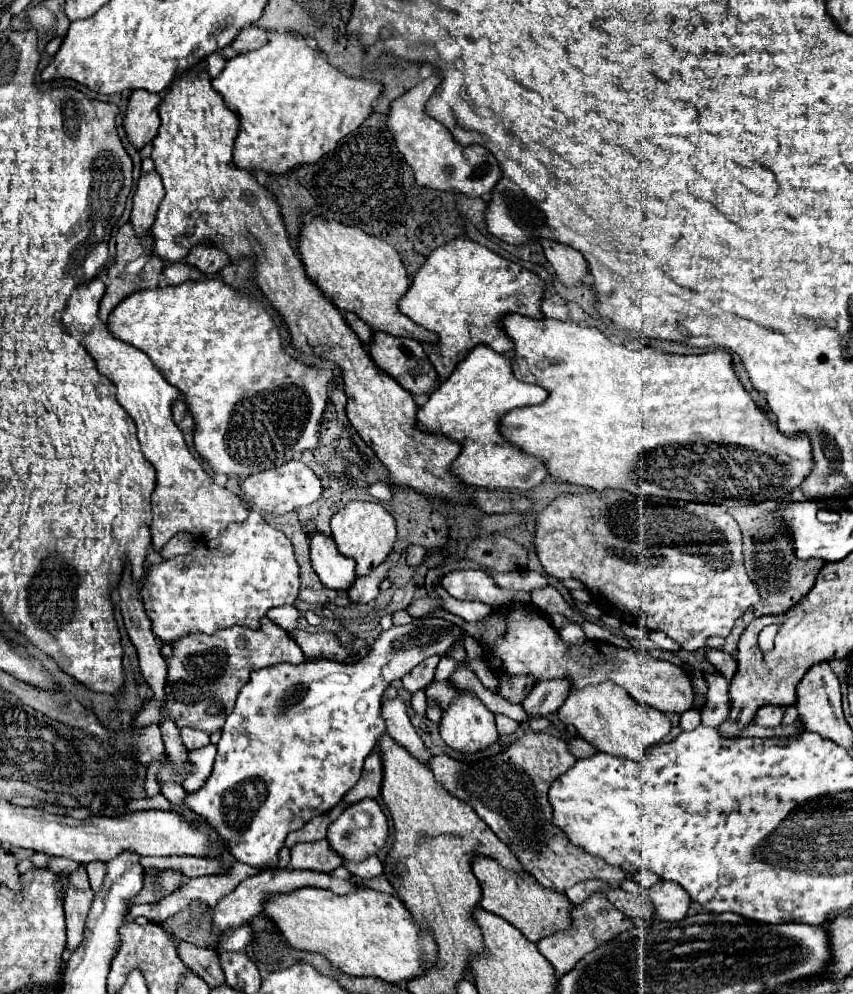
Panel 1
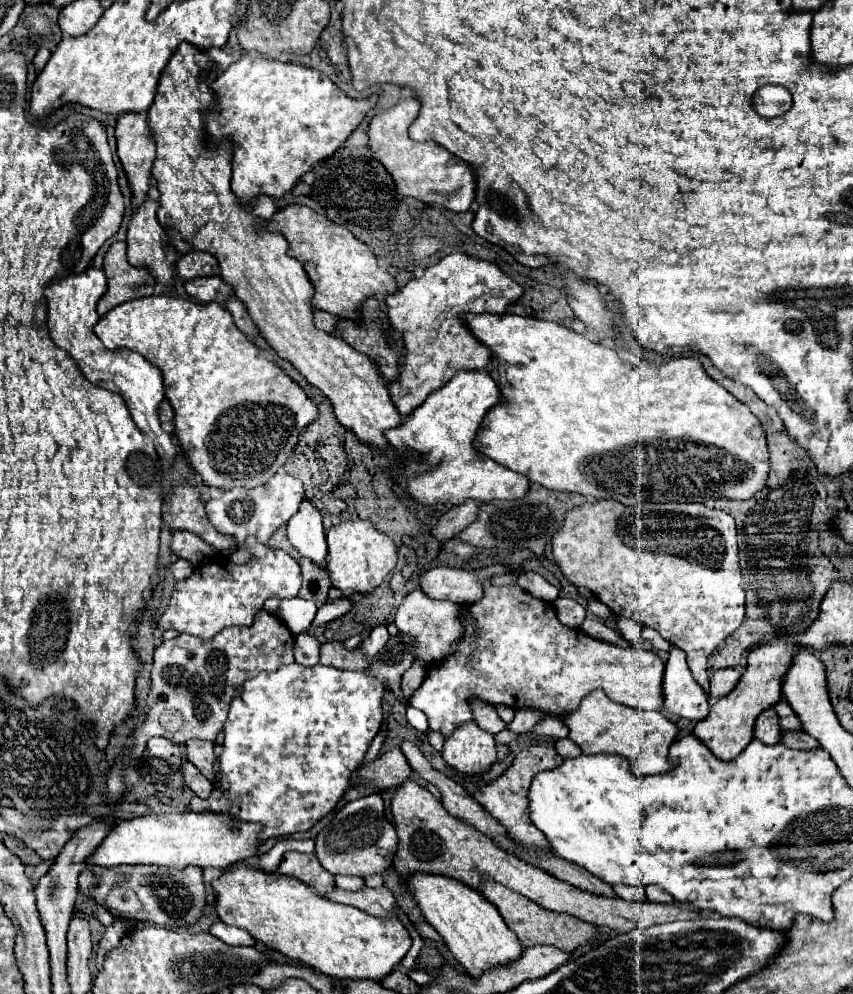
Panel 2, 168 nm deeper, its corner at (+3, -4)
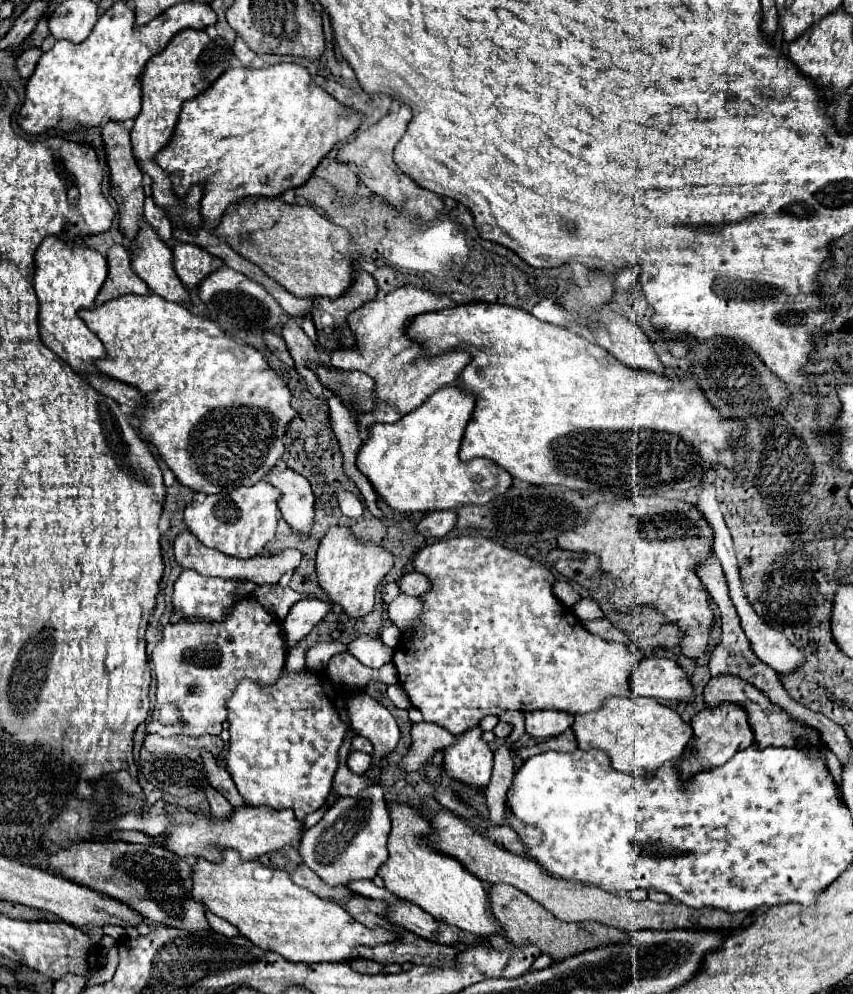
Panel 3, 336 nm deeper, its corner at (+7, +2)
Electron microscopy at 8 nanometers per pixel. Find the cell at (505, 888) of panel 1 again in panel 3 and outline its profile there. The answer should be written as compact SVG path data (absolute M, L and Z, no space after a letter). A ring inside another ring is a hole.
M496 883L490 889L490 905L494 917L502 923L504 935L514 945L526 945L528 941L538 945L542 953L550 955L554 961L562 961L566 957L572 957L576 953L582 953L584 949L594 949L596 945L608 945L612 941L624 941L624 937L630 937L626 931L620 931L616 927L606 927L594 921L584 923L566 923L556 919L552 913L548 913L540 903L536 903L532 897L522 893L520 889L508 885L508 883Z

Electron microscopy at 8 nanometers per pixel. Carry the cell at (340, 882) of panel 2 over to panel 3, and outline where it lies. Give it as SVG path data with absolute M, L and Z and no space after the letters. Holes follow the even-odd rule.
M356 879L356 881L350 881L348 883L348 889L358 893L358 895L364 895L368 899L398 899L396 895L392 895L388 889L380 889L376 887L370 879Z

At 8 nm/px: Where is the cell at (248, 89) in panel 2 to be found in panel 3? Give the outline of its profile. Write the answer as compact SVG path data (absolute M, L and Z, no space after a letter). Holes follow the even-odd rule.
M278 63L262 69L230 67L204 89L200 97L182 105L172 141L156 155L156 161L168 173L182 175L172 177L178 195L186 193L196 183L204 185L202 217L206 223L216 223L222 219L228 205L242 201L244 197L278 197L286 189L308 181L328 151L336 143L344 143L362 121L364 113L358 113L328 95L318 83L314 83L308 69L298 63Z

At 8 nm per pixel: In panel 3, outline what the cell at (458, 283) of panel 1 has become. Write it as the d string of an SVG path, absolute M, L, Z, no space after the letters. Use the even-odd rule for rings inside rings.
M402 285L398 289L392 289L382 299L368 301L360 309L348 317L348 325L356 337L356 347L346 349L340 347L332 355L332 365L336 369L346 371L362 371L370 375L376 381L376 409L372 413L360 413L356 411L358 425L370 427L374 423L394 423L418 405L422 405L432 391L456 383L460 373L464 371L464 365L472 361L470 353L464 351L446 351L440 355L430 355L424 345L408 337L408 325L414 321L414 317L446 309L454 305L446 295L436 293L428 287L418 285Z

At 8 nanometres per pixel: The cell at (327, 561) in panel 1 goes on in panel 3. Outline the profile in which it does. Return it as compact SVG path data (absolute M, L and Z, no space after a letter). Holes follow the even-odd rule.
M292 469L282 473L272 471L266 475L266 479L282 491L278 507L286 523L300 537L310 537L314 525L314 493L310 483Z

